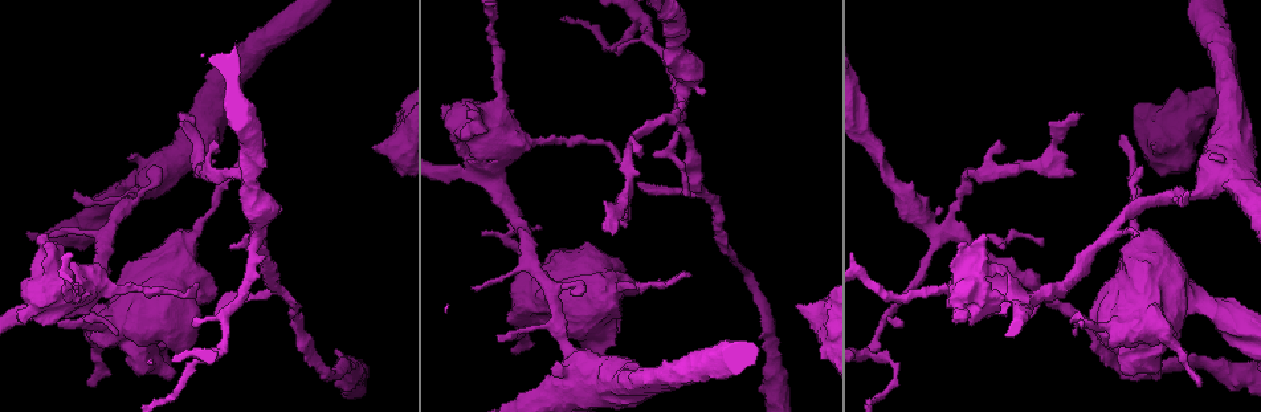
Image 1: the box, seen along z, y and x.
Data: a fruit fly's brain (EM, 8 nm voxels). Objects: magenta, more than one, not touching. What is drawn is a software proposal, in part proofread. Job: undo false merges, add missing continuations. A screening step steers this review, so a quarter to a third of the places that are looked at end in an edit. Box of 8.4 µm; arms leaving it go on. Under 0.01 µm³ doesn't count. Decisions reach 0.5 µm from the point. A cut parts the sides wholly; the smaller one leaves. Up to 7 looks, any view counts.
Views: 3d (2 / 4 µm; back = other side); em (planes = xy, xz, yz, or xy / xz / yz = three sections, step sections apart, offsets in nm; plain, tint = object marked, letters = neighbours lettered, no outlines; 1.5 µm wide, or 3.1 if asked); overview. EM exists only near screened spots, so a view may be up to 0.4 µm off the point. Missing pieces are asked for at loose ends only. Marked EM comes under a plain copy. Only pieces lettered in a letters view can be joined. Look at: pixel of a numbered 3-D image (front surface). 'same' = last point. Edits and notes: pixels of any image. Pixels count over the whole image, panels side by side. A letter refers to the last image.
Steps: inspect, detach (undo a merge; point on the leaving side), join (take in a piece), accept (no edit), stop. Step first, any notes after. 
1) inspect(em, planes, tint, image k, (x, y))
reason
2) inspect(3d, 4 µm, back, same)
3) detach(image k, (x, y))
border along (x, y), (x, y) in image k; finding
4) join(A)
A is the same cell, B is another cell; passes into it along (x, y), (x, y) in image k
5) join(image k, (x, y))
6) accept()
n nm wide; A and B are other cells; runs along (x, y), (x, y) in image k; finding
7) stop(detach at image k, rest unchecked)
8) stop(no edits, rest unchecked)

inspect(3d, 4 µm, image 1, (190, 114))
free end

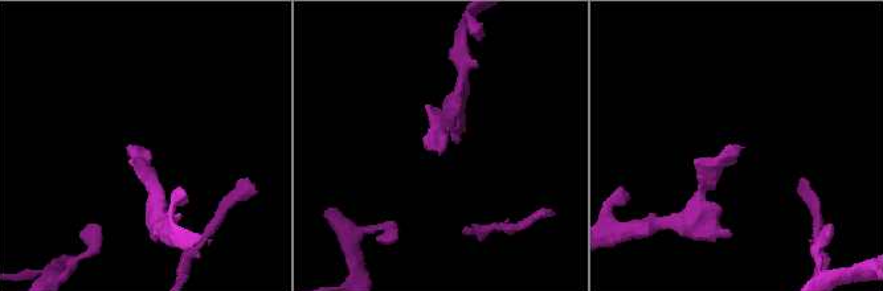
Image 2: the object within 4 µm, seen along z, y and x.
inspect(em, yz, step 8, letters, image 2, (742, 147))
shape alone is not enough

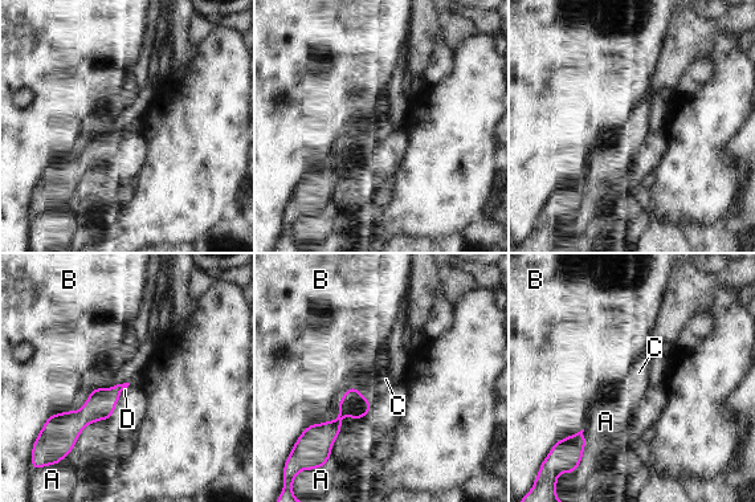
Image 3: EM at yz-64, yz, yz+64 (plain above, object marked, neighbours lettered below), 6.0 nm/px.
inspect(em, planes, letters, same)

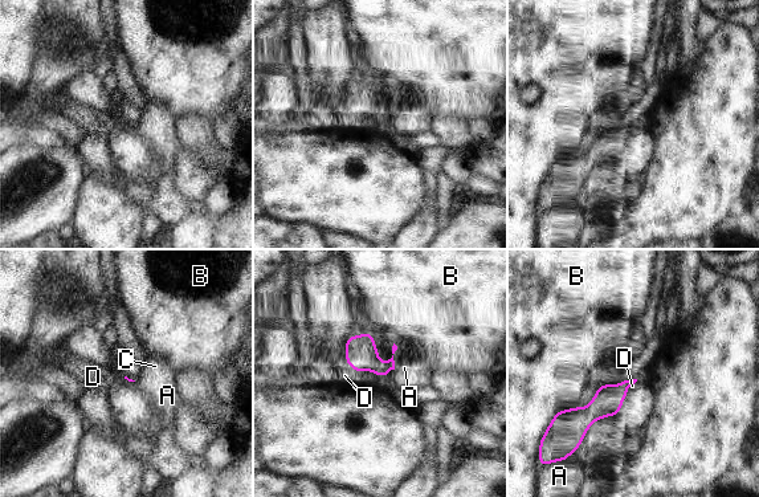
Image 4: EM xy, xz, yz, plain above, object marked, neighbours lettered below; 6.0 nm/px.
join(D)
D is the same cell, A, B and C are other cells; the neuron continues

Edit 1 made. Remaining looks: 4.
inspect(overview)

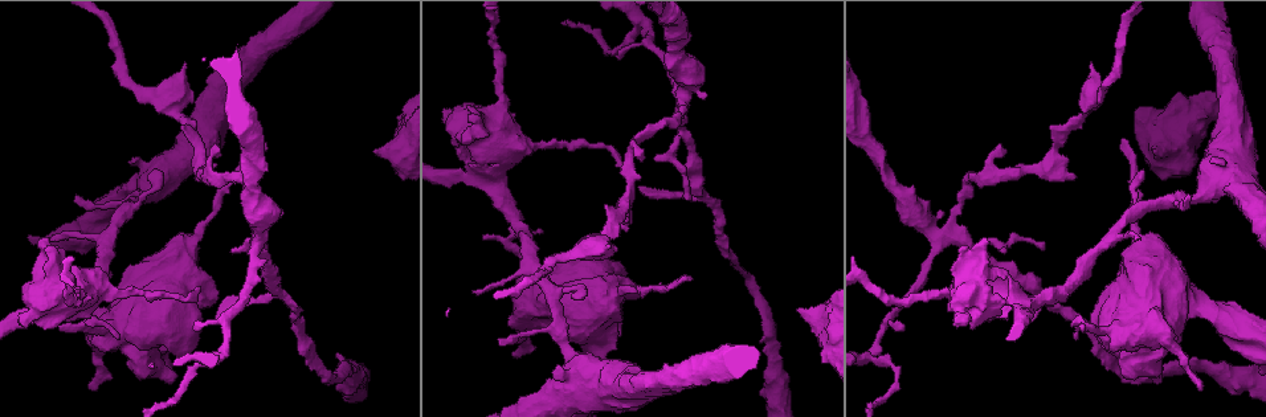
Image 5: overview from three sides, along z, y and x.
inspect(3d, 2 µm, image 5, (274, 294))
three-way junction

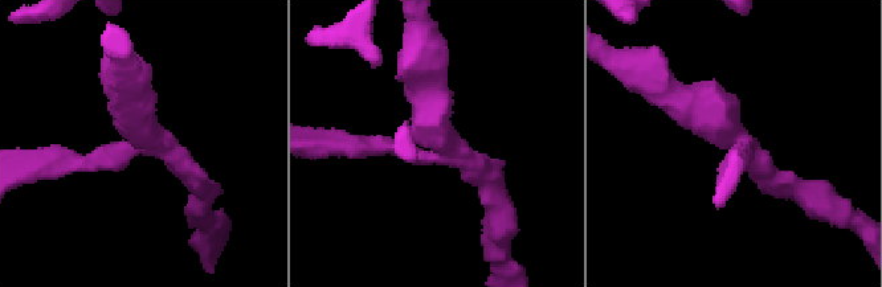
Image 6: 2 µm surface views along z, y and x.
inspect(em, xz, step 8, letters, image 6, (733, 133))
3 arms

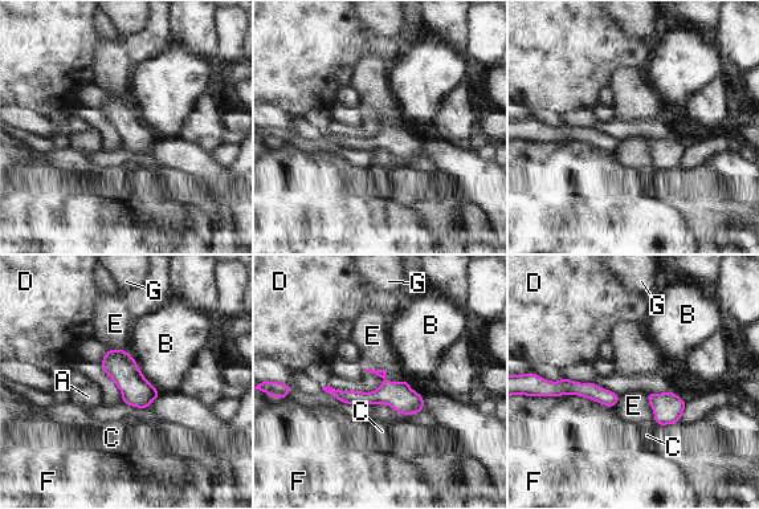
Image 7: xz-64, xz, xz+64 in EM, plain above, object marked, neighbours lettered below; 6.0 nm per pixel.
accept()
A, B, C, D, E, F and G are other cells; continuous, no second neuron

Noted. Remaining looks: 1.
inspect(em, xz, step 4, letters, image 5, (1128, 376))
thick end

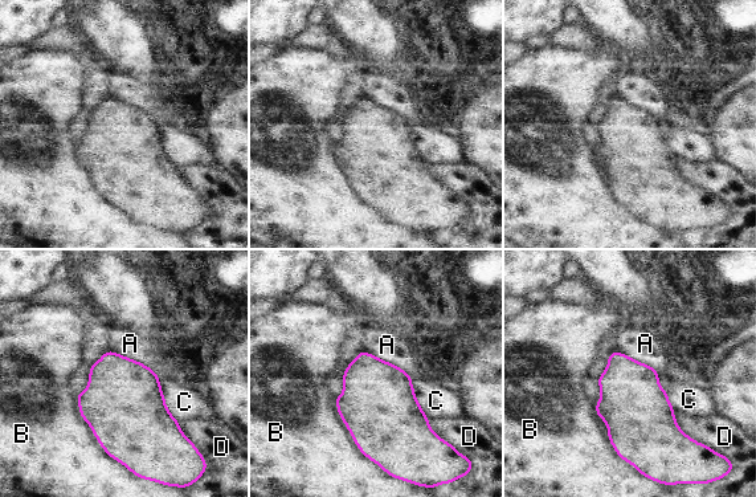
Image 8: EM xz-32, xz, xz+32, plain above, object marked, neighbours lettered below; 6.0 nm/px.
accept()
A, B, C and D are other cells; no lettered piece goes on from it

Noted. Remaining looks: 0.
stop(join at image 4, rest unchecked)

